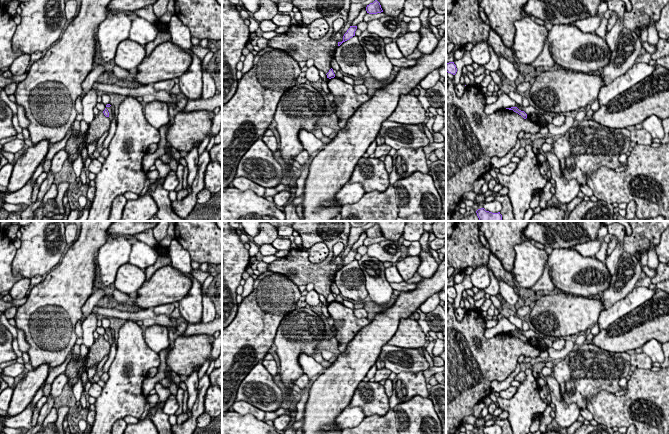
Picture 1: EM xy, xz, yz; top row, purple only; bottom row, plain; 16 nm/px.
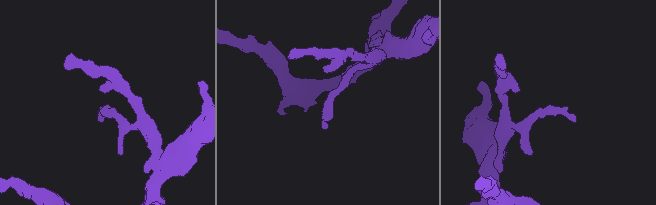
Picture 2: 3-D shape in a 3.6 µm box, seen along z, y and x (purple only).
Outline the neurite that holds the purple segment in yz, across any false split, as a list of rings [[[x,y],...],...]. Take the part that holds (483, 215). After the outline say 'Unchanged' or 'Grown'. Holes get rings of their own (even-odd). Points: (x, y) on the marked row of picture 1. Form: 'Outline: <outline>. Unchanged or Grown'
Outline: [[[481,208],[478,209],[476,213],[480,221],[502,221],[502,215],[500,212],[492,213]]]. Unchanged

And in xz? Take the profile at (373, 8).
Outline: [[[377,0],[367,5],[366,11],[369,14],[377,14],[383,12],[380,3]]]. Unchanged

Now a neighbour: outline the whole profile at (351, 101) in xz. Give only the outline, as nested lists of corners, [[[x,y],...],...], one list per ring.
[[[335,77],[329,79],[328,88],[333,94],[334,100],[336,100],[337,97],[343,98],[335,112],[338,121],[348,120],[361,105],[370,100],[368,94],[357,94],[354,91],[354,86]]]

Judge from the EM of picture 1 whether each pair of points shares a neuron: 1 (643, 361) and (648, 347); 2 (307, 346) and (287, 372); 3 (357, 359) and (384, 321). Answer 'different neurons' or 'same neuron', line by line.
1: different neurons
2: same neuron
3: same neuron

